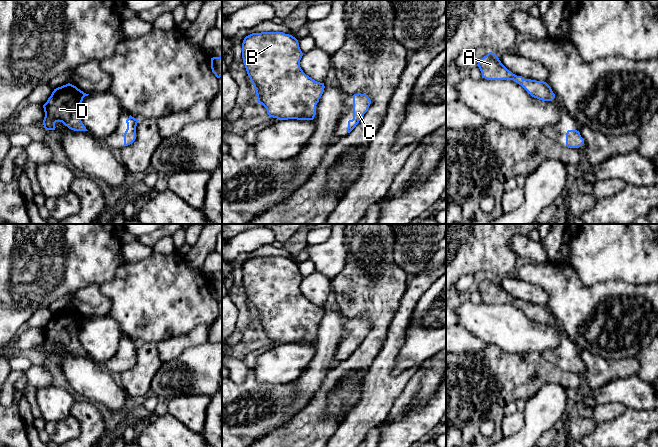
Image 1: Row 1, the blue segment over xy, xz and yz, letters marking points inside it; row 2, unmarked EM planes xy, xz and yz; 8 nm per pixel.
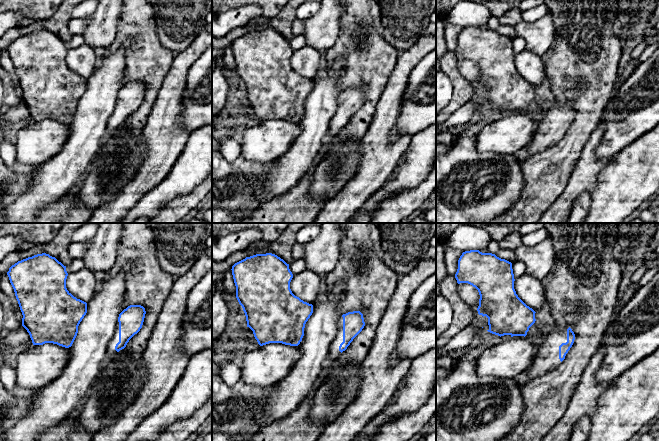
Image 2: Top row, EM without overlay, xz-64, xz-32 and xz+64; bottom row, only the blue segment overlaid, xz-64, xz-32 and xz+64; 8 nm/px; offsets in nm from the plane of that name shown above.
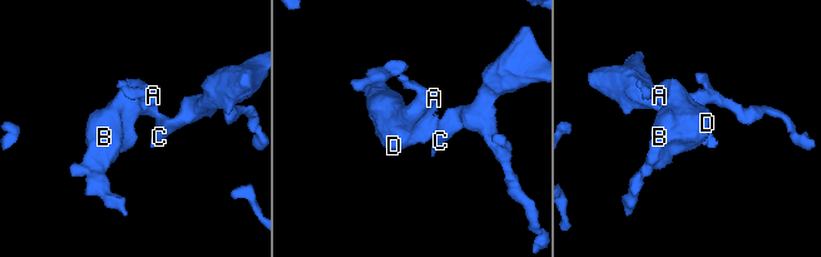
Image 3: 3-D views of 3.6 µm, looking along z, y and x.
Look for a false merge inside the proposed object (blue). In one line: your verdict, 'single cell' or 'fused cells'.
single cell

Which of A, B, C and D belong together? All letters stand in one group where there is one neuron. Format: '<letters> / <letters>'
A B C D

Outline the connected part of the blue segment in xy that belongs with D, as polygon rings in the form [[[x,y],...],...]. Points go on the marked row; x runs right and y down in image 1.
[[[70,83],[54,89],[43,105],[44,128],[55,130],[55,123],[62,122],[71,130],[88,131],[79,117],[83,98],[88,95]]]

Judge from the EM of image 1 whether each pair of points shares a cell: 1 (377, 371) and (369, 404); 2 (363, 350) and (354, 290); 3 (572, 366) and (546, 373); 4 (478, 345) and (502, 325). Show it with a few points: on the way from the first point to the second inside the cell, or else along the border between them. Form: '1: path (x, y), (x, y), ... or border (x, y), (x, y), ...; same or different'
1: path (377, 379), (377, 396); same
2: path (376, 335), (376, 312), (369, 305); same
3: border (541, 355), (547, 361), (563, 370), (583, 373); different
4: border (462, 328), (488, 345); different

